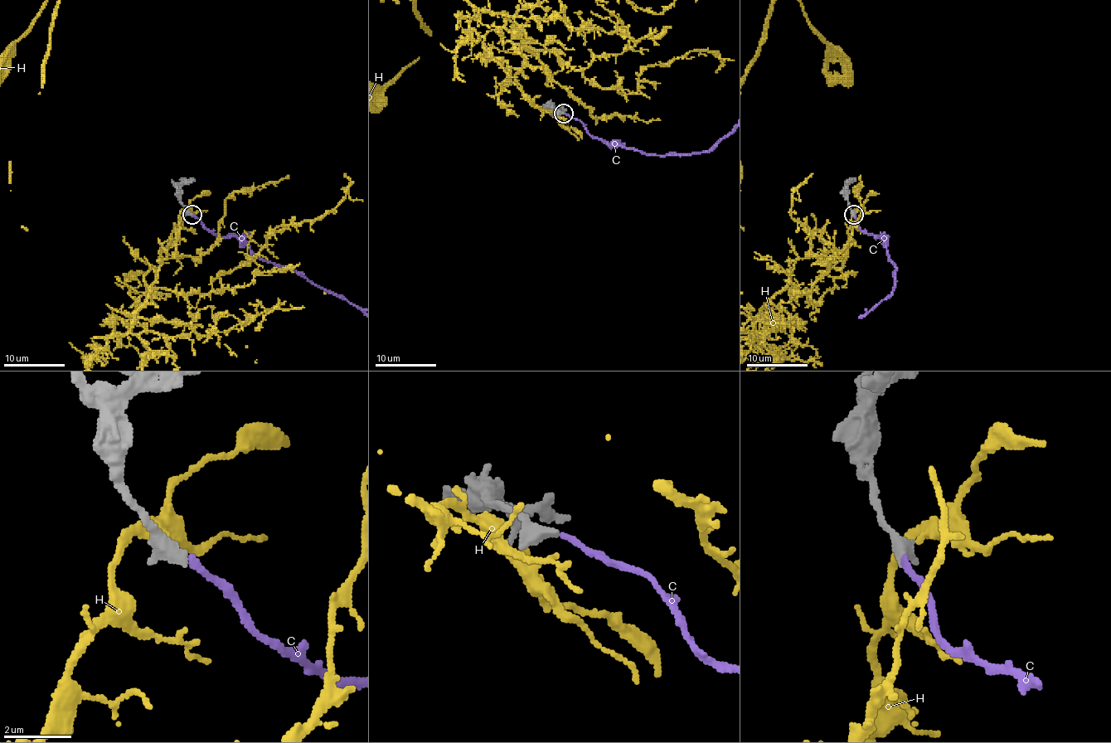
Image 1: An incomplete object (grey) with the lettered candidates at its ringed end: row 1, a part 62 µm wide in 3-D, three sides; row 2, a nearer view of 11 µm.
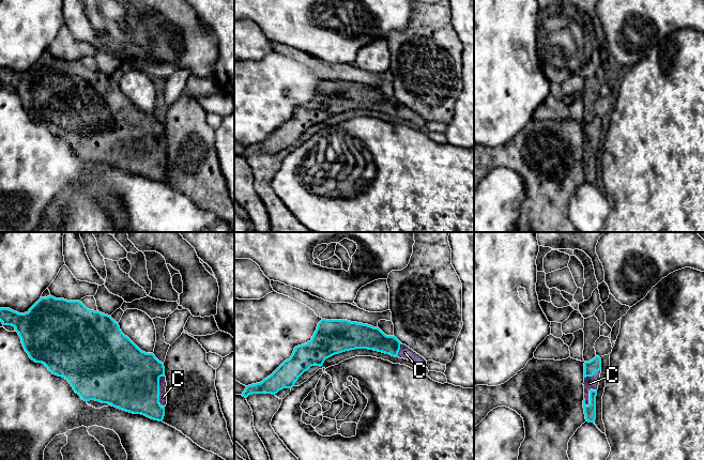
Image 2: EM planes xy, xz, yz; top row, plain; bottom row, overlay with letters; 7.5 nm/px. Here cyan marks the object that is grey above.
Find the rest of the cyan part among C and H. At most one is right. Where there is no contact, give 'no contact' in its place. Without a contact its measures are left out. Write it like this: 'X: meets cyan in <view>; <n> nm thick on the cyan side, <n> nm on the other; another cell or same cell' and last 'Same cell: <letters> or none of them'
C: meets cyan in xy; 460 nm thick on the cyan side, 60 nm on the other; same cell
H: no contact; another cell
Same cell: C

